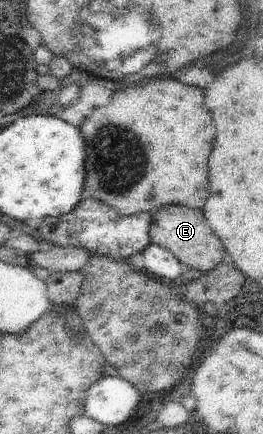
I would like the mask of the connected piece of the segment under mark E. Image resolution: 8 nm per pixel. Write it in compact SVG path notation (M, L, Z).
M169 205L162 208L154 218L153 241L167 247L190 268L204 273L212 272L224 257L222 240L210 229L204 211L200 208L181 205Z

